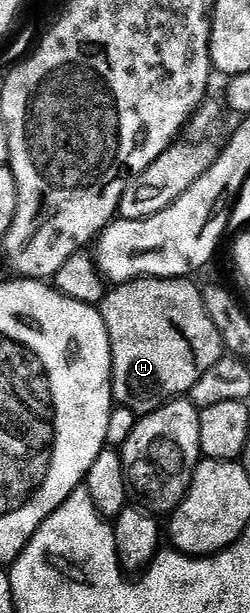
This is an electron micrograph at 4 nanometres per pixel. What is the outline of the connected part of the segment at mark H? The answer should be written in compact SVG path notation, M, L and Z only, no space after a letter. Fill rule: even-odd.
M144 276L141 280L131 280L125 284L109 287L105 291L104 299L100 301L98 307L102 314L102 322L106 322L106 330L110 338L110 350L112 351L112 398L117 405L126 407L135 414L147 414L158 410L168 401L191 393L194 382L198 382L198 378L202 378L202 374L206 374L206 370L210 370L210 366L214 366L214 362L218 362L225 356L226 349L222 338L218 334L218 326L214 326L214 322L204 305L204 293L199 287L196 289L194 281L195 279L192 278L181 278L178 276L174 278Z

